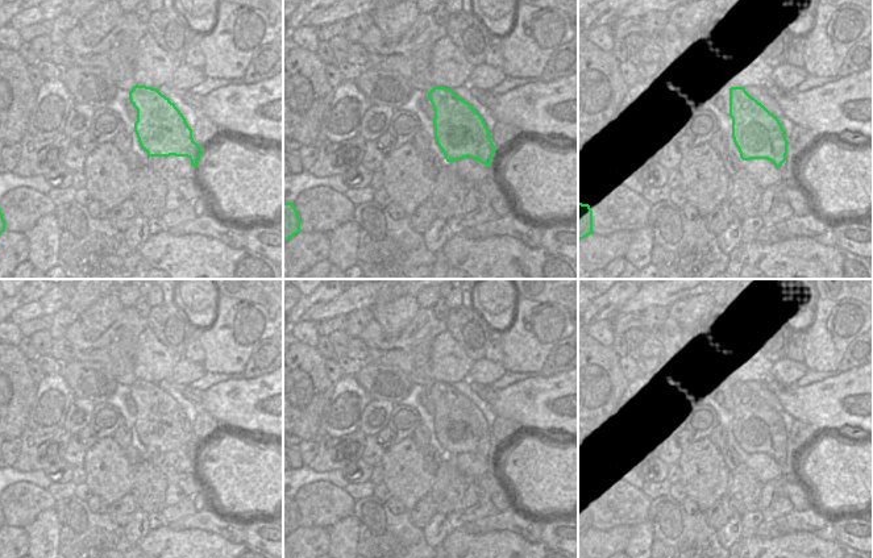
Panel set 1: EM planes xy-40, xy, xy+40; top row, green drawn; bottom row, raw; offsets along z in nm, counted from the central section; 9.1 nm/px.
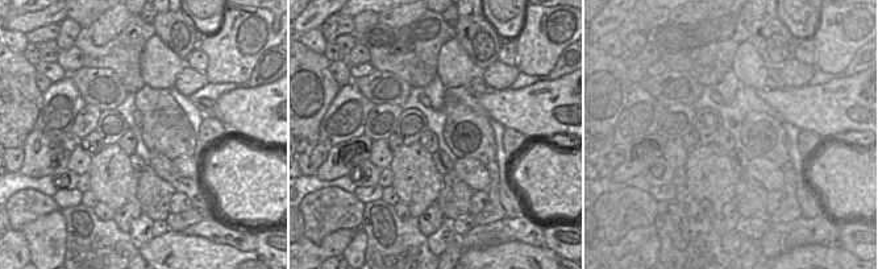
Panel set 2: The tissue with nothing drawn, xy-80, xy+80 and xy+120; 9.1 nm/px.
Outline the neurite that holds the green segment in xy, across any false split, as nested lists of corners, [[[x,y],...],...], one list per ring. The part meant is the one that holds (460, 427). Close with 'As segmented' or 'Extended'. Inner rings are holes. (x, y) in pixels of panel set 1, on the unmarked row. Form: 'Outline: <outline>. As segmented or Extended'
Outline: [[[433,382],[428,393],[435,404],[435,433],[446,457],[469,451],[490,462],[495,441],[481,409],[450,383]]]. As segmented.

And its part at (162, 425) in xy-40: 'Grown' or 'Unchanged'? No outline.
Unchanged.

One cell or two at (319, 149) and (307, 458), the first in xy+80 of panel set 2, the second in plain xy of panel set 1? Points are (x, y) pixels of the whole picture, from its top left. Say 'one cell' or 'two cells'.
one cell

